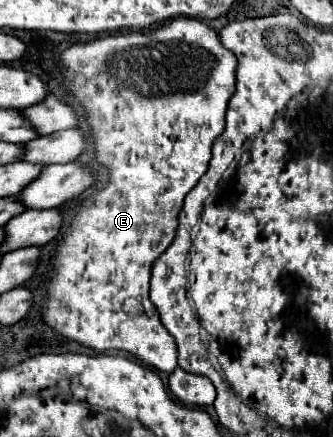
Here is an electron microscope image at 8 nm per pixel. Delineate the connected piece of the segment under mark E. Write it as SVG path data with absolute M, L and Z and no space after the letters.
M176 17L170 23L150 31L150 33L126 33L126 35L108 35L90 43L78 43L72 45L62 53L62 63L66 67L66 87L80 99L82 107L88 111L88 123L94 133L96 141L96 153L98 161L110 169L110 183L106 189L100 189L94 193L94 197L86 199L76 213L76 219L72 221L64 243L58 247L56 259L54 259L54 273L50 275L50 283L46 285L48 289L48 301L44 305L44 321L60 335L78 341L86 347L92 347L96 351L108 351L108 349L118 349L134 355L138 361L144 365L162 371L162 373L172 373L178 363L176 363L176 343L174 337L166 331L162 325L158 311L152 307L148 299L148 287L150 287L150 277L152 277L152 263L170 247L170 243L176 237L176 227L178 227L178 211L182 211L184 197L188 191L198 183L198 179L206 173L208 163L210 163L210 149L216 137L224 129L224 113L226 113L226 103L230 95L234 93L234 71L236 71L236 57L222 45L218 33L210 29L204 21L190 19L190 17Z

